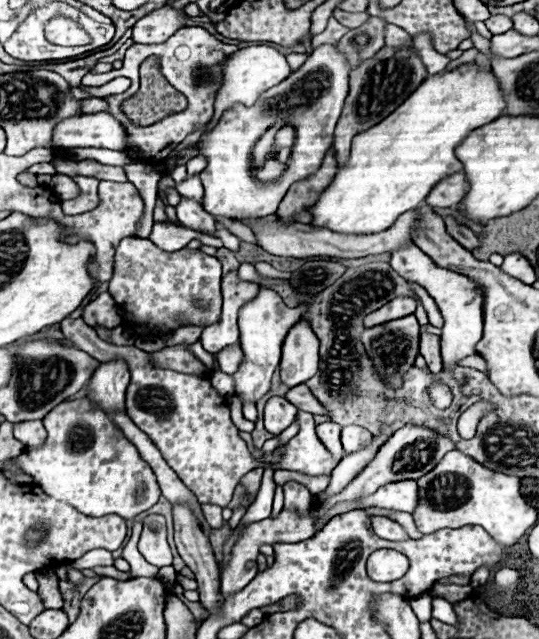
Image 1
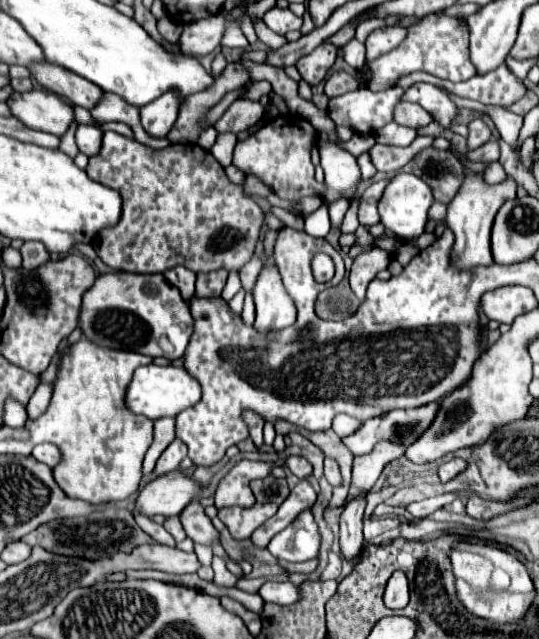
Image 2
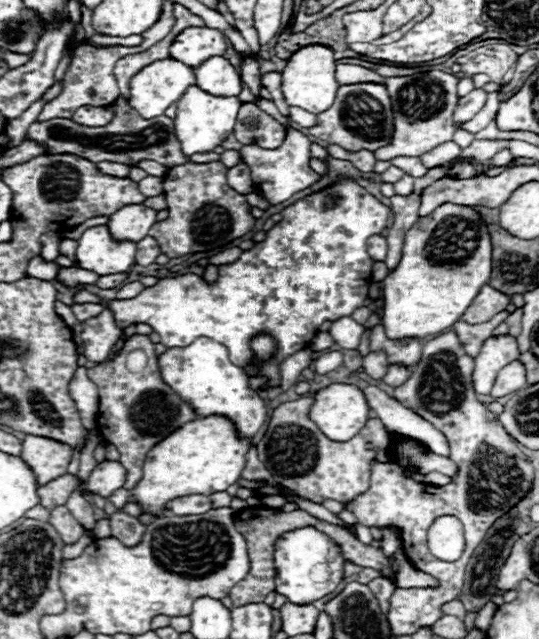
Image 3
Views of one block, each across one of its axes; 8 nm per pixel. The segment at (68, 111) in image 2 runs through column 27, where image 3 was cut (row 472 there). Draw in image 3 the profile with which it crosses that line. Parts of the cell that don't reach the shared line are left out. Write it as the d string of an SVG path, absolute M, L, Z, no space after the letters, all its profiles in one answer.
M104 460L104 462L100 462L92 470L92 474L88 478L88 490L92 494L98 494L102 498L108 498L118 488L124 486L124 480L126 480L126 470L122 468L122 464L120 462Z

